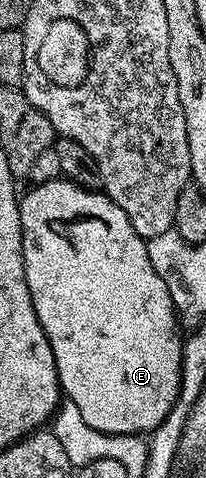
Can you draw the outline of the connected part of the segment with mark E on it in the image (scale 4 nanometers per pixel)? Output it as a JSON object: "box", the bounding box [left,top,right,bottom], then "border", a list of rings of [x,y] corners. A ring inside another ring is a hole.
{"box":[18,179,184,434],"border":[[[65,179],[49,181],[43,185],[27,188],[27,190],[26,194],[24,192],[21,194],[18,203],[20,227],[22,228],[24,279],[28,283],[28,295],[32,299],[32,307],[36,311],[36,317],[40,319],[40,325],[44,327],[48,335],[48,343],[56,359],[61,392],[66,399],[76,403],[81,418],[88,423],[88,427],[94,427],[96,431],[111,434],[152,434],[158,425],[164,423],[165,417],[172,411],[173,404],[178,399],[181,387],[184,333],[181,333],[183,330],[180,328],[178,314],[174,312],[172,295],[164,279],[156,275],[156,267],[152,267],[152,259],[148,259],[147,238],[138,234],[136,227],[132,227],[128,215],[124,215],[124,211],[120,211],[120,207],[116,207],[114,200],[107,197],[105,192],[85,189]]]}

